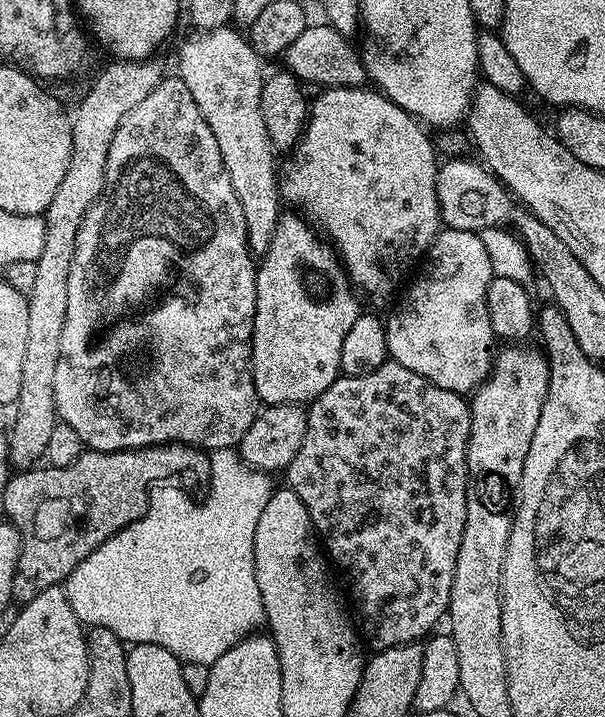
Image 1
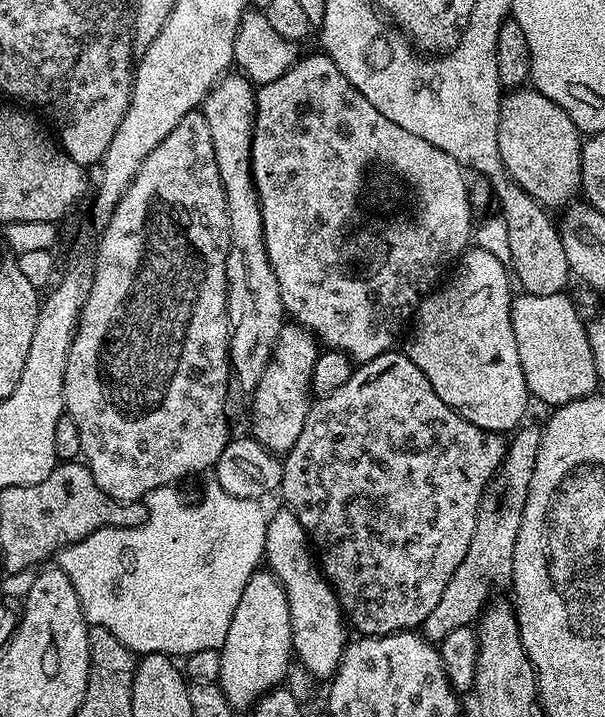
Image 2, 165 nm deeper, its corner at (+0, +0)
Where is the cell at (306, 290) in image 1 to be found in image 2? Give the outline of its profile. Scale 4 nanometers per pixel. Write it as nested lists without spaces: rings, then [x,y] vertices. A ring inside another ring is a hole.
[[[281,327],[279,341],[273,347],[272,358],[264,367],[262,378],[256,383],[256,397],[252,400],[251,435],[276,454],[287,453],[294,442],[298,442],[298,434],[302,434],[302,426],[310,407],[308,396],[312,371],[318,355],[317,341],[301,327],[291,327]]]

